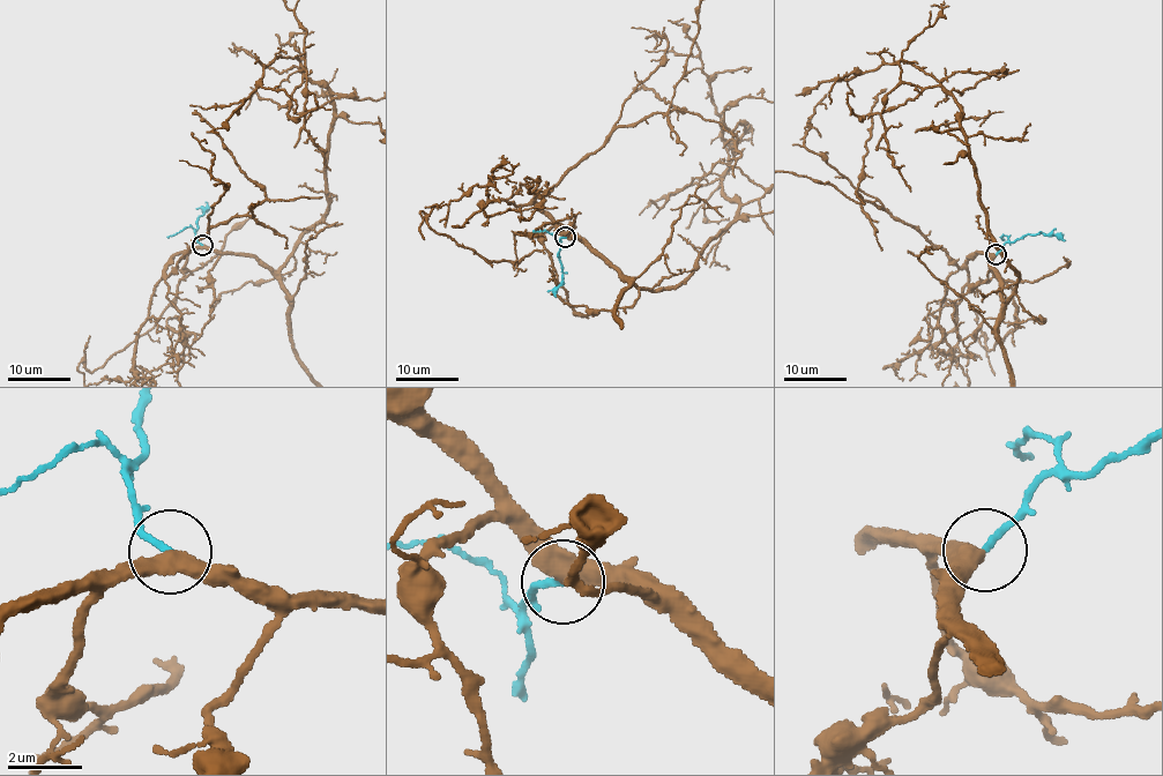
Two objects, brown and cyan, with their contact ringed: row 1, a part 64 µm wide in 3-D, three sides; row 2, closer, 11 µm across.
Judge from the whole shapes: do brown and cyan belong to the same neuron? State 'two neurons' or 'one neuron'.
one neuron

